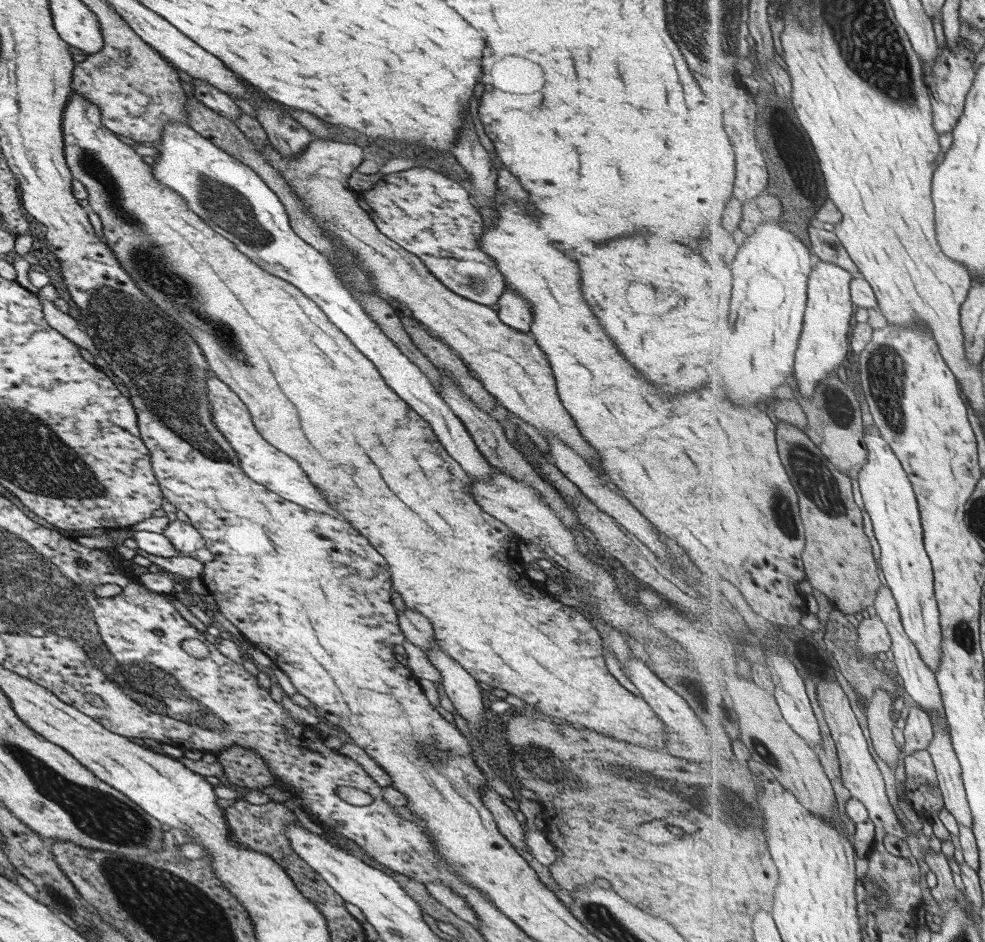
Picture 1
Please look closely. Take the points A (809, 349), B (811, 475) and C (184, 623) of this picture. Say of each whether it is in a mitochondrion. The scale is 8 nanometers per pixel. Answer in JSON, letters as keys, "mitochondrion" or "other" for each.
{"A":"other","B":"mitochondrion","C":"other"}

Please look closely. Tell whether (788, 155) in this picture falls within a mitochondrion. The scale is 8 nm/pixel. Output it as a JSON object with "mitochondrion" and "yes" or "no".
{"mitochondrion":"no"}

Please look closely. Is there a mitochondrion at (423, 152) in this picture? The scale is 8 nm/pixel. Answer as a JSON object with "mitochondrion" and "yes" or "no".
{"mitochondrion":"no"}

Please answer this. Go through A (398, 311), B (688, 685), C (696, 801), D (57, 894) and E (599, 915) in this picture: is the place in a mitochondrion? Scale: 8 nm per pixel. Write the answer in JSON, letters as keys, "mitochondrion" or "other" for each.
{"A":"other","B":"mitochondrion","C":"other","D":"mitochondrion","E":"mitochondrion"}

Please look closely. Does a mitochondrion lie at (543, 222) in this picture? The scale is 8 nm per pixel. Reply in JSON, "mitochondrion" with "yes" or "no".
{"mitochondrion":"no"}

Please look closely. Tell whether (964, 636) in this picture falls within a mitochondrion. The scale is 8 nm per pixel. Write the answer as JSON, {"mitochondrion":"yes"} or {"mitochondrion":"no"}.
{"mitochondrion":"yes"}

